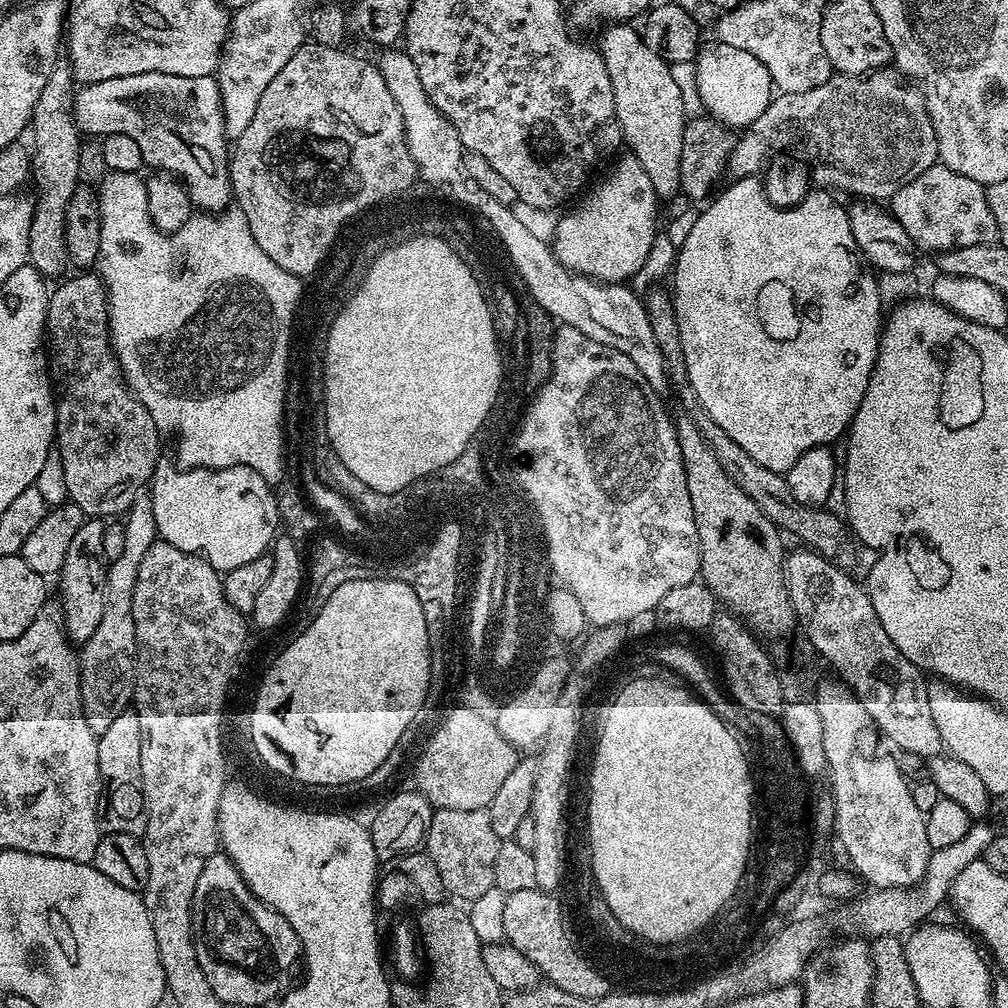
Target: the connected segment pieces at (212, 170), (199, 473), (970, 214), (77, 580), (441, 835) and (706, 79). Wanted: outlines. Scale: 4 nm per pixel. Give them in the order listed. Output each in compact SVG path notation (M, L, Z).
M147 72L146 74L130 74L129 76L119 76L118 78L106 78L97 84L85 84L75 93L70 105L73 120L76 121L77 128L85 137L96 136L103 138L110 134L126 134L129 138L134 138L134 143L142 150L142 158L145 165L150 169L154 168L157 173L171 174L188 189L188 196L191 203L197 209L205 213L214 214L225 209L232 200L232 179L228 177L228 165L230 163L230 141L224 134L224 107L220 104L220 91L212 76L199 76L198 78L186 78L178 74L162 74L161 72Z
M157 467L150 481L154 522L159 539L178 550L200 556L211 568L227 574L271 549L281 527L277 493L270 488L256 488L256 480L216 480L215 470L177 470Z
M939 162L930 166L926 174L918 174L918 178L906 182L906 186L898 189L890 197L890 211L902 230L910 234L913 244L921 253L939 254L966 246L995 244L998 240L985 185Z
M100 518L85 519L78 534L70 541L70 550L66 550L66 562L62 562L62 570L58 574L60 608L64 611L64 631L71 643L82 646L98 630L98 622L102 622L102 610L106 610L106 564L102 550L102 534L105 521Z
M437 808L432 813L432 821L426 837L426 851L438 869L442 886L449 897L457 901L471 902L494 886L494 858L502 841L490 826L487 808L478 810L446 810Z
M712 42L712 45L701 47L695 61L696 67L696 92L700 95L702 103L708 107L708 112L716 120L721 120L721 125L727 126L732 130L741 130L740 128L752 126L755 119L767 109L767 106L774 99L774 85L772 83L772 75L770 70L766 70L766 66L762 66L762 62L758 62L758 58L754 58L754 54L750 54L746 50L738 50L729 44L721 44Z

